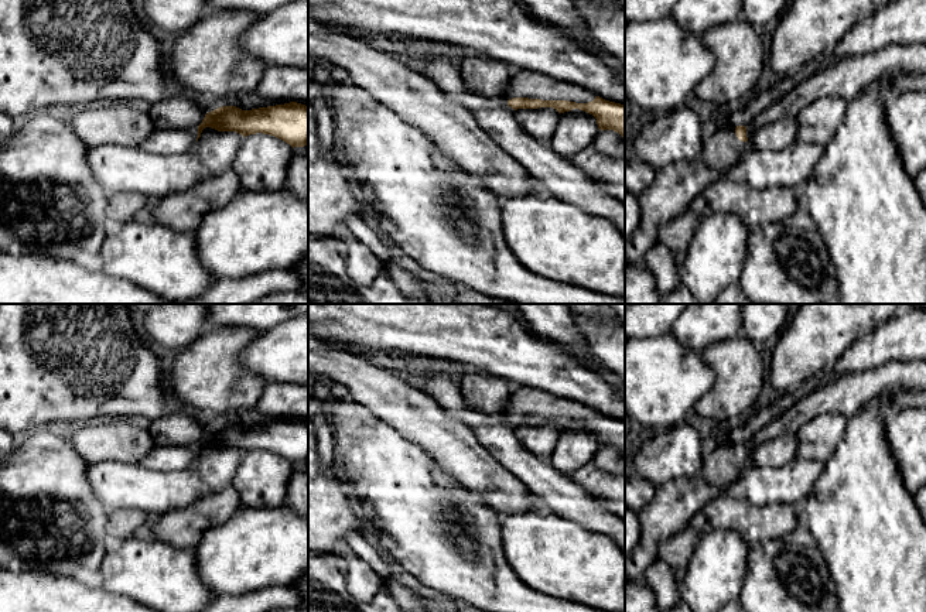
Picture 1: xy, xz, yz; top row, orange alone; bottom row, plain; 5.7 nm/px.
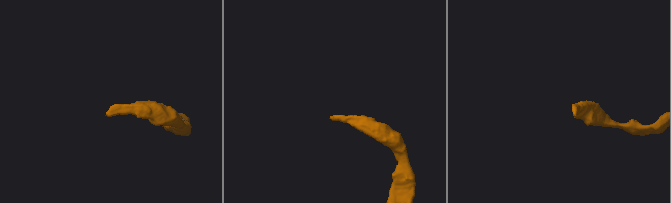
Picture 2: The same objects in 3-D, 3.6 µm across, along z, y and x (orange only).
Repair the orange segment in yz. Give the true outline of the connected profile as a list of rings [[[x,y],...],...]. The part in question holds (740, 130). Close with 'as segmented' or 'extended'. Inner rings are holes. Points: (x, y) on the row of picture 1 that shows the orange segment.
[[[713,124],[705,134],[700,160],[713,170],[728,177],[732,168],[741,164],[746,151],[746,127],[735,129],[724,124]]]; extended

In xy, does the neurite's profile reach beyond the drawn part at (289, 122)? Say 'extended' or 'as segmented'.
as segmented

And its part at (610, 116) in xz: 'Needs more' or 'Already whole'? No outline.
Needs more

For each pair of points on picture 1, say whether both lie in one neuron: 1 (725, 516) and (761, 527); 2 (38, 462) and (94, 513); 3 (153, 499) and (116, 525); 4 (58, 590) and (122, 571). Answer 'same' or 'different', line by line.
1: same
2: same
3: different
4: different

